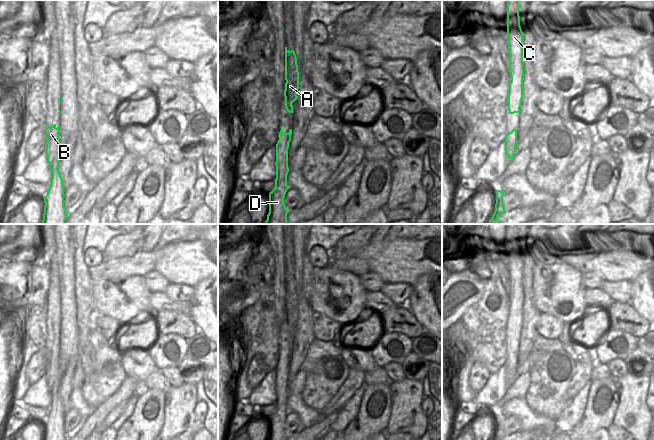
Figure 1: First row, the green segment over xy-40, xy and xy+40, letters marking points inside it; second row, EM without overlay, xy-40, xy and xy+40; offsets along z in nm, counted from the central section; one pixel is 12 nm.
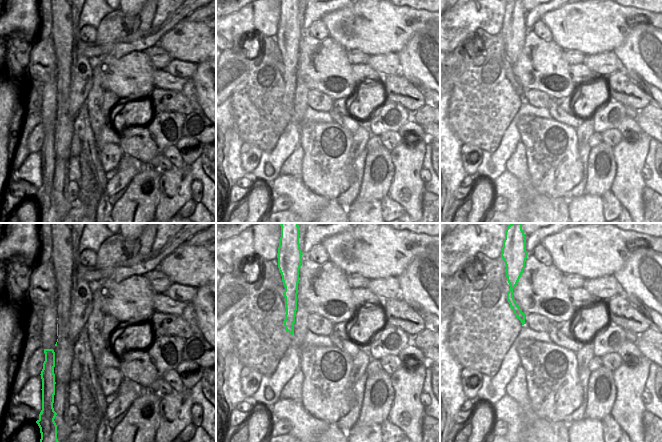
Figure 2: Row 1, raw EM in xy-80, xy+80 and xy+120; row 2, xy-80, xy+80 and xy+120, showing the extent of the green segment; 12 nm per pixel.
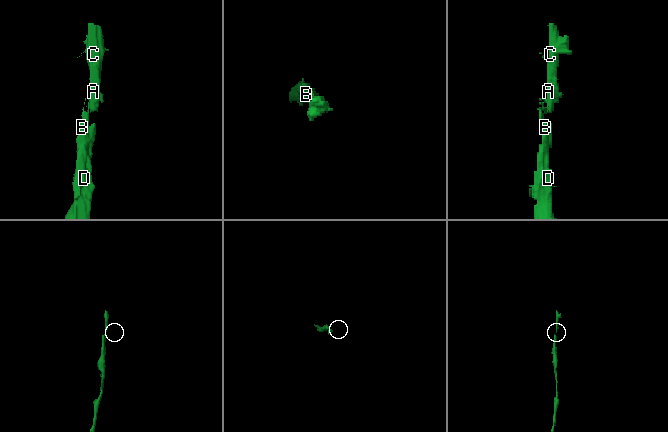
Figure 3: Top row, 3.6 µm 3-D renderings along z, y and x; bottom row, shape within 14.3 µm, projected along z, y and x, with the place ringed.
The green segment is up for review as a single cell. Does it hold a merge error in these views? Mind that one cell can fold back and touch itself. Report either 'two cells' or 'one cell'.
two cells

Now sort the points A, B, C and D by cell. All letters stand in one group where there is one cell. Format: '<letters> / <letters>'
A C / B D

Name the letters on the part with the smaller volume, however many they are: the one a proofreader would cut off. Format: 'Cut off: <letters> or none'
Cut off: B, D.

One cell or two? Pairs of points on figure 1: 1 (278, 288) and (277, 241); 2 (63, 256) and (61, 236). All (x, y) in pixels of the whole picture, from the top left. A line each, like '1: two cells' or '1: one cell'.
1: one cell
2: one cell

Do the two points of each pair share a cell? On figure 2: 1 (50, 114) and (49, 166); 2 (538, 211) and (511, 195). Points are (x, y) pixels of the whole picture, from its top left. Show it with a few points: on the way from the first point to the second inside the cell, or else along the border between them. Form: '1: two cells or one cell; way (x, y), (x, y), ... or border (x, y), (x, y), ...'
1: one cell; way (49, 127), (48, 153)
2: two cells; border (518, 182), (522, 198), (526, 202), (526, 212)

